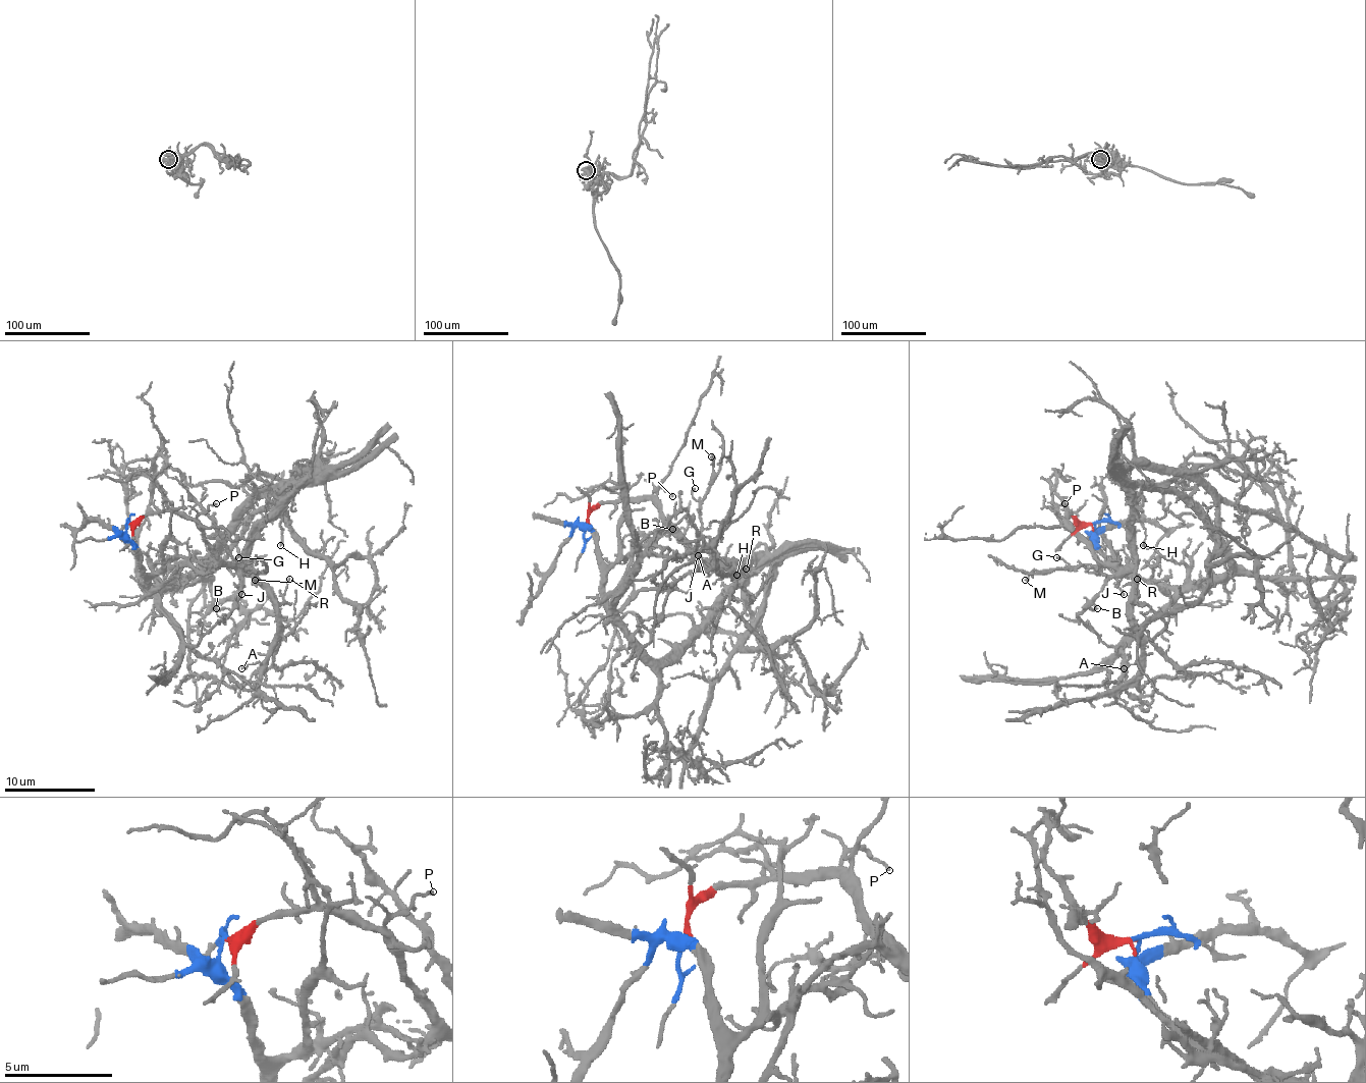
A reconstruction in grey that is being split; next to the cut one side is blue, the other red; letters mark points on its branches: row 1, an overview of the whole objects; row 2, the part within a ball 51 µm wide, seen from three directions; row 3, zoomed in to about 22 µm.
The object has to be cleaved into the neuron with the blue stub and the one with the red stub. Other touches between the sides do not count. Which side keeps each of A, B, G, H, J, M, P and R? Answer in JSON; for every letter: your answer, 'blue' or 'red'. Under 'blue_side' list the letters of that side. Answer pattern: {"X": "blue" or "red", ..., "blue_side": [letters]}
{"A": "red", "B": "red", "G": "red", "H": "red", "J": "red", "M": "red", "P": "red", "R": "red", "blue_side": []}

